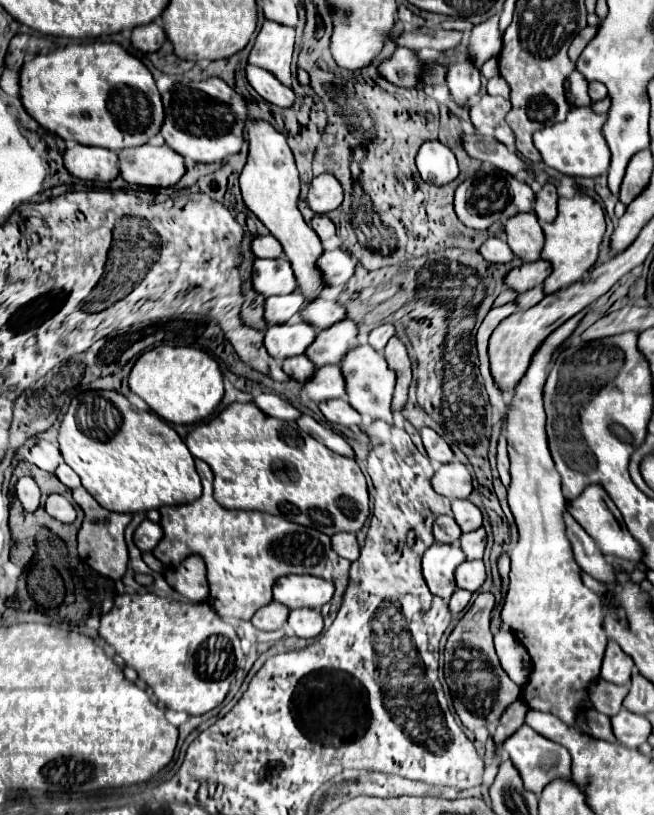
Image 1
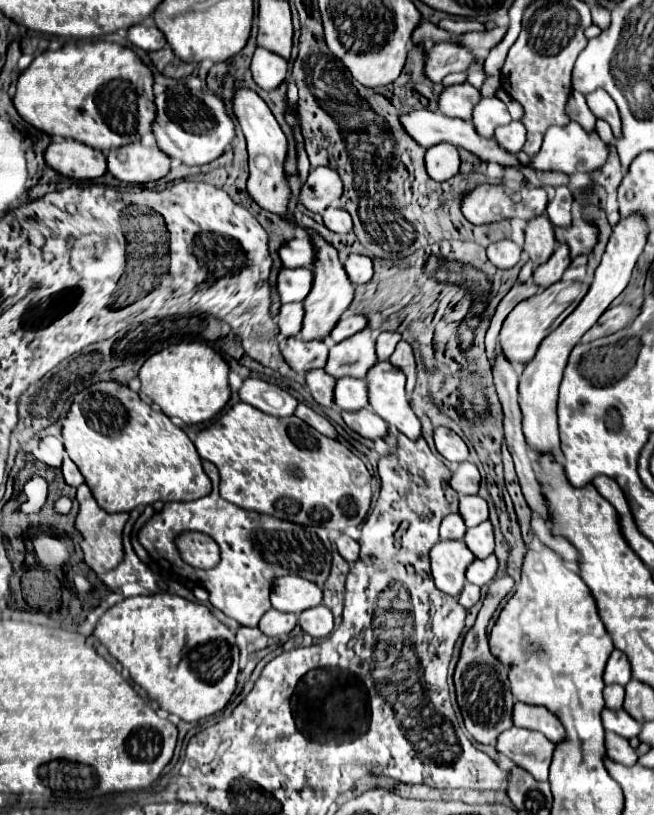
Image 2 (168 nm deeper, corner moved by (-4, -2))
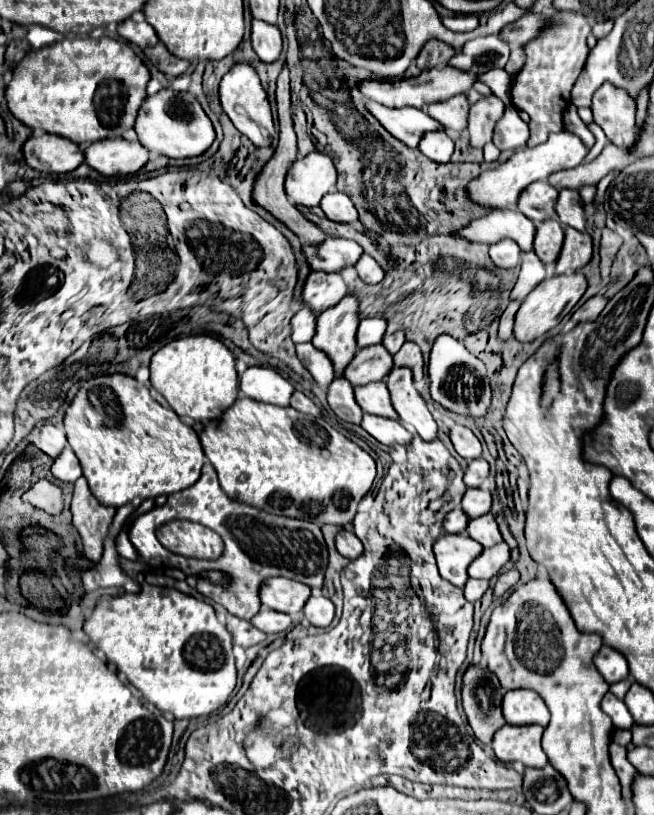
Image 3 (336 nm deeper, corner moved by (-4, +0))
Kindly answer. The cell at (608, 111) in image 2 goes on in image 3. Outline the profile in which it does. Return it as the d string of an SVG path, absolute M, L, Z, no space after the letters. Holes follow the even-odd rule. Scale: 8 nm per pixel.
M603 83L591 103L593 121L605 131L607 139L617 147L627 145L629 137L635 129L635 99L625 91L611 83Z

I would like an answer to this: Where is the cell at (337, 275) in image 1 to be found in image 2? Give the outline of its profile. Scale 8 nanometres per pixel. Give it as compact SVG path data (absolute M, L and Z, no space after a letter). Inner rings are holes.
M351 253L345 261L345 271L351 279L353 285L361 285L361 283L367 283L371 277L373 277L373 263L369 257L365 255L357 255L357 253Z

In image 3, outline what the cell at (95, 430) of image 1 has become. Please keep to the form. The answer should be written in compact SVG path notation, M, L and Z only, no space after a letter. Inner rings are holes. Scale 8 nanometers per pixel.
M113 373L85 381L65 413L65 433L71 449L81 461L91 493L101 505L111 507L121 507L135 497L153 499L157 495L169 495L191 487L199 479L205 459L195 429L185 425L173 409L157 403L143 383L125 373Z

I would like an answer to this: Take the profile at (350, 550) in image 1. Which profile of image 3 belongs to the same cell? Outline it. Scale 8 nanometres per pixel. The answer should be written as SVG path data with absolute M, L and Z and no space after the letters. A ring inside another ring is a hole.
M339 531L335 537L335 545L337 545L337 551L347 559L355 559L363 553L361 541L351 531Z

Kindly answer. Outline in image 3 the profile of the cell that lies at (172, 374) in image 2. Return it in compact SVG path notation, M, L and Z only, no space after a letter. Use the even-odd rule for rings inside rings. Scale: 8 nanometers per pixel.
M191 335L163 345L151 359L151 385L165 395L179 417L211 421L227 411L239 393L235 357L229 347L211 335Z

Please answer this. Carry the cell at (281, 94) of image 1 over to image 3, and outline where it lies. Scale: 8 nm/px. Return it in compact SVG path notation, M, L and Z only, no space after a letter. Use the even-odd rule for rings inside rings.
M253 19L251 23L251 41L253 49L259 55L261 61L277 61L281 49L283 49L283 37L275 25L267 25L265 21Z

